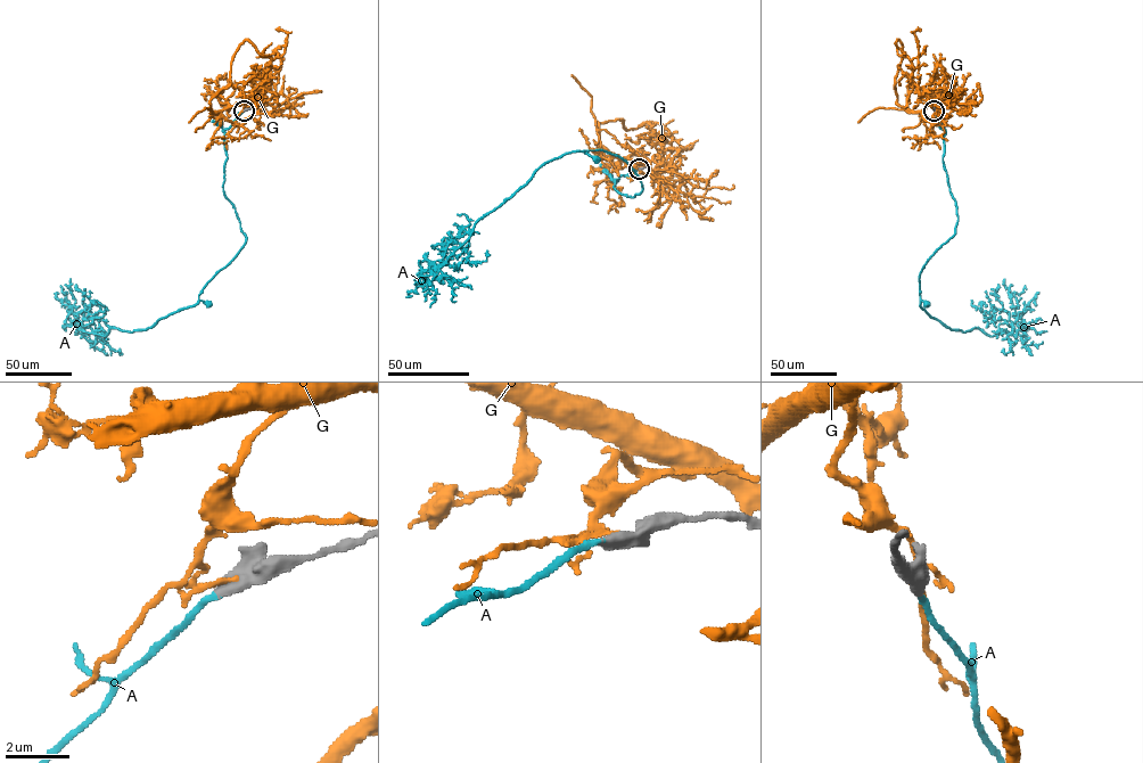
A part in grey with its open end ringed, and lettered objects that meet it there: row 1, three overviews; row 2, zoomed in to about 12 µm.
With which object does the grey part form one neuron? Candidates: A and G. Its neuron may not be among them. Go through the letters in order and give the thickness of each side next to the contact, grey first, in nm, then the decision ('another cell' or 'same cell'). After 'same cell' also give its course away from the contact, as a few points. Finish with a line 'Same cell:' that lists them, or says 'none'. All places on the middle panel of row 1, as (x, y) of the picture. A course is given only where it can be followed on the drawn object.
A: calibres 440 and 170 nm; same cell; course (640, 169), (614, 179), (617, 190), (631, 197), (642, 189), (630, 165), (605, 150), (583, 150), (595, 157)
G: calibres 550 and 160 nm; another cell
Same cell: A

